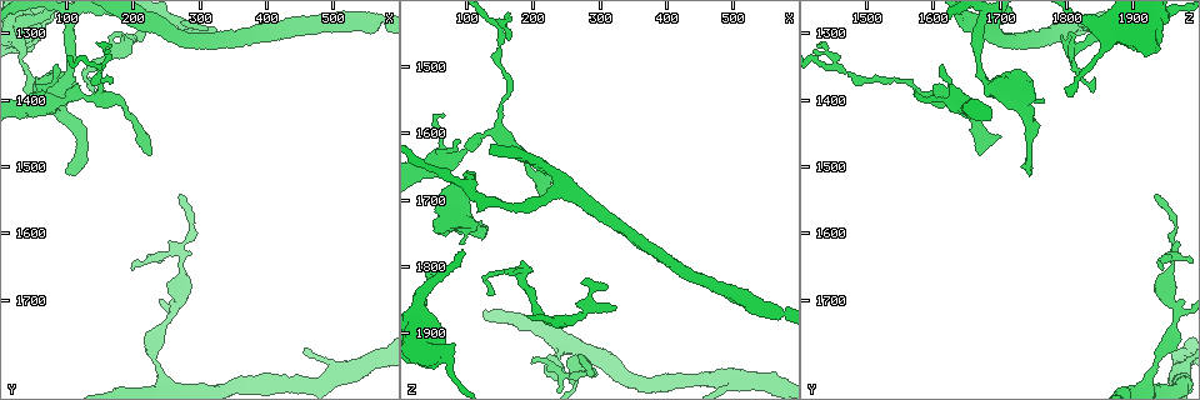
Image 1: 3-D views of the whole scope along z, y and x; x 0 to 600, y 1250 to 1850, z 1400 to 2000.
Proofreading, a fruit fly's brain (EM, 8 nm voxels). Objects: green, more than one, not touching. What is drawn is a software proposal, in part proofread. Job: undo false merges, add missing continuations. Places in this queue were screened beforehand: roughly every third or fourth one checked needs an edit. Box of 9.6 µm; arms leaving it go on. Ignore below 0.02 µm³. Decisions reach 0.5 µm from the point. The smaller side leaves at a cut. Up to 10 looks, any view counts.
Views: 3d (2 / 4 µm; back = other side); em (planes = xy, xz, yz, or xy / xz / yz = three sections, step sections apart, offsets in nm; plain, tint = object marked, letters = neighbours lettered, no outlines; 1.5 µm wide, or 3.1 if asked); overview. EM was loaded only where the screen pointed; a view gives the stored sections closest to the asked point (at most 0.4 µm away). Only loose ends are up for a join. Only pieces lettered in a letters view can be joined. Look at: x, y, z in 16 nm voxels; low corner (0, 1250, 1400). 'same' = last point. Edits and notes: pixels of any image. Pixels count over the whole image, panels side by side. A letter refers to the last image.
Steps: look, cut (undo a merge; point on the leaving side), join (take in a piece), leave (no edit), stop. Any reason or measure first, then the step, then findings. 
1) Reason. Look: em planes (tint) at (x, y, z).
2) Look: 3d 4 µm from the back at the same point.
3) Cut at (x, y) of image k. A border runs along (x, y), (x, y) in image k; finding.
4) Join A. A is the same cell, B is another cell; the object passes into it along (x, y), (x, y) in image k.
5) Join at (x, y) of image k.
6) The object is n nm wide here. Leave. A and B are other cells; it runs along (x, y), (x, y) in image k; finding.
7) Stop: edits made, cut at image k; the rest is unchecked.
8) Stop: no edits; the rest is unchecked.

Branch stops here. Look: em planes (letters) at (175, 1300, 1810).

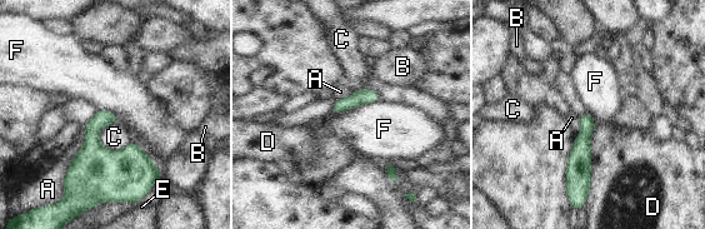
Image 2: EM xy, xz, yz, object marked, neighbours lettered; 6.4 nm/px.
The object is 100 nm wide here. Leave. A, B, C, D, E and F are other cells; a border runs along (380, 99), (331, 114) in image 2; no lettered piece goes on from it.

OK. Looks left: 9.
An open end. Look: em planes (letters) at (105, 1505, 1745).

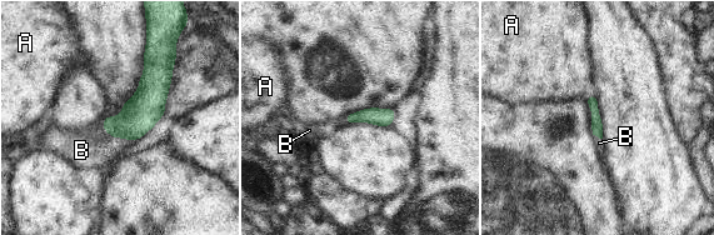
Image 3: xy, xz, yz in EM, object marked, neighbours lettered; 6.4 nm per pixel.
Join B. B is the same cell, A is another cell; the cell continues.

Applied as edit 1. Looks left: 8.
Branch stops here. Look: 3d 4 µm at (270, 1550, 1930).

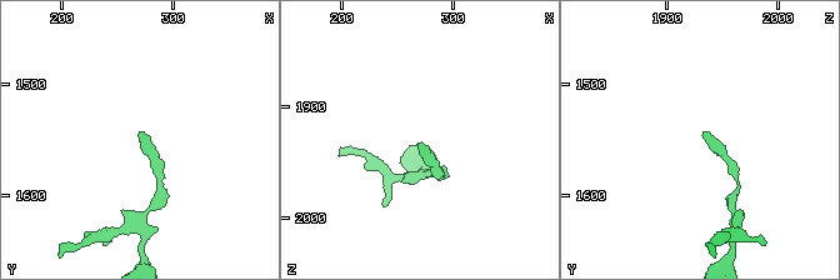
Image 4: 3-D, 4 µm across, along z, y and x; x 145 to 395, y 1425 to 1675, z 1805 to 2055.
Now the EM. Look: em xy step 4 (letters) at (270, 1544, 1934).

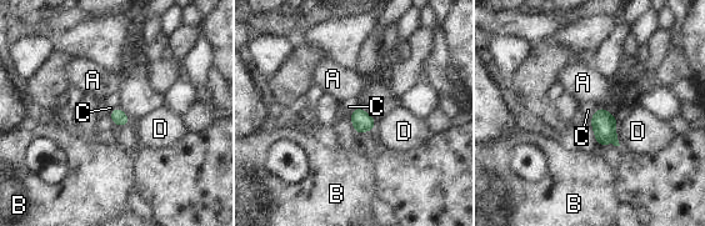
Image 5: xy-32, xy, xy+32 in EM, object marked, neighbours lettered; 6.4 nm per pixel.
The object is 100 nm wide here. Leave. A, B, C and D are other cells; a border runs along (598, 108), (589, 119) in image 5; none of them fits.

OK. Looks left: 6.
Stop: edits made, join at image 3; the rest is unchecked.

